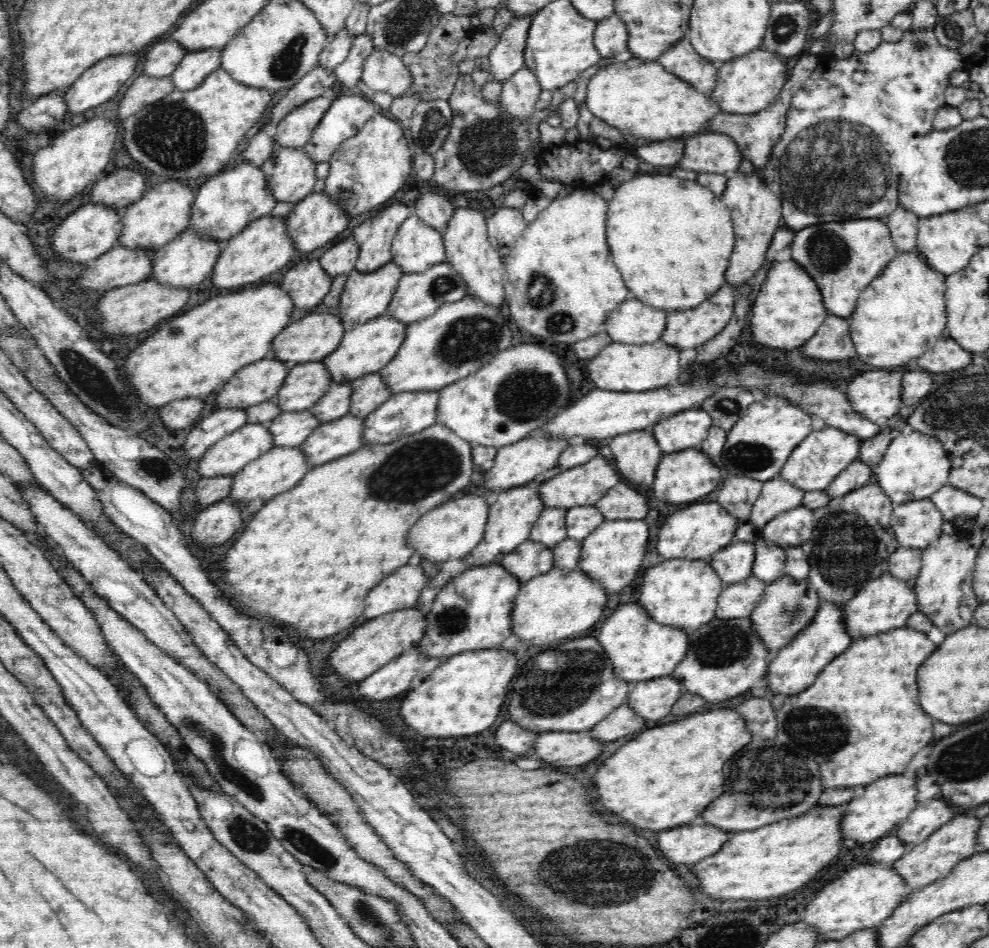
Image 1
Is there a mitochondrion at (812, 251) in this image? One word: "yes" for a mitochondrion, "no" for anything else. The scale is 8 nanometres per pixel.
yes

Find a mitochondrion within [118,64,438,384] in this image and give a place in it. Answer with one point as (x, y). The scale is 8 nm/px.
(172, 134)

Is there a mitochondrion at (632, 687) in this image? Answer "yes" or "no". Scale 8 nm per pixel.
no

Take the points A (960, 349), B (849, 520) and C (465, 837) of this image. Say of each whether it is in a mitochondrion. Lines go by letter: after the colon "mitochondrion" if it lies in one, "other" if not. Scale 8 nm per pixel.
A: other
B: mitochondrion
C: other

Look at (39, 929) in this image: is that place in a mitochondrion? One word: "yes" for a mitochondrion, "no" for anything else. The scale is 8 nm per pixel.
no

